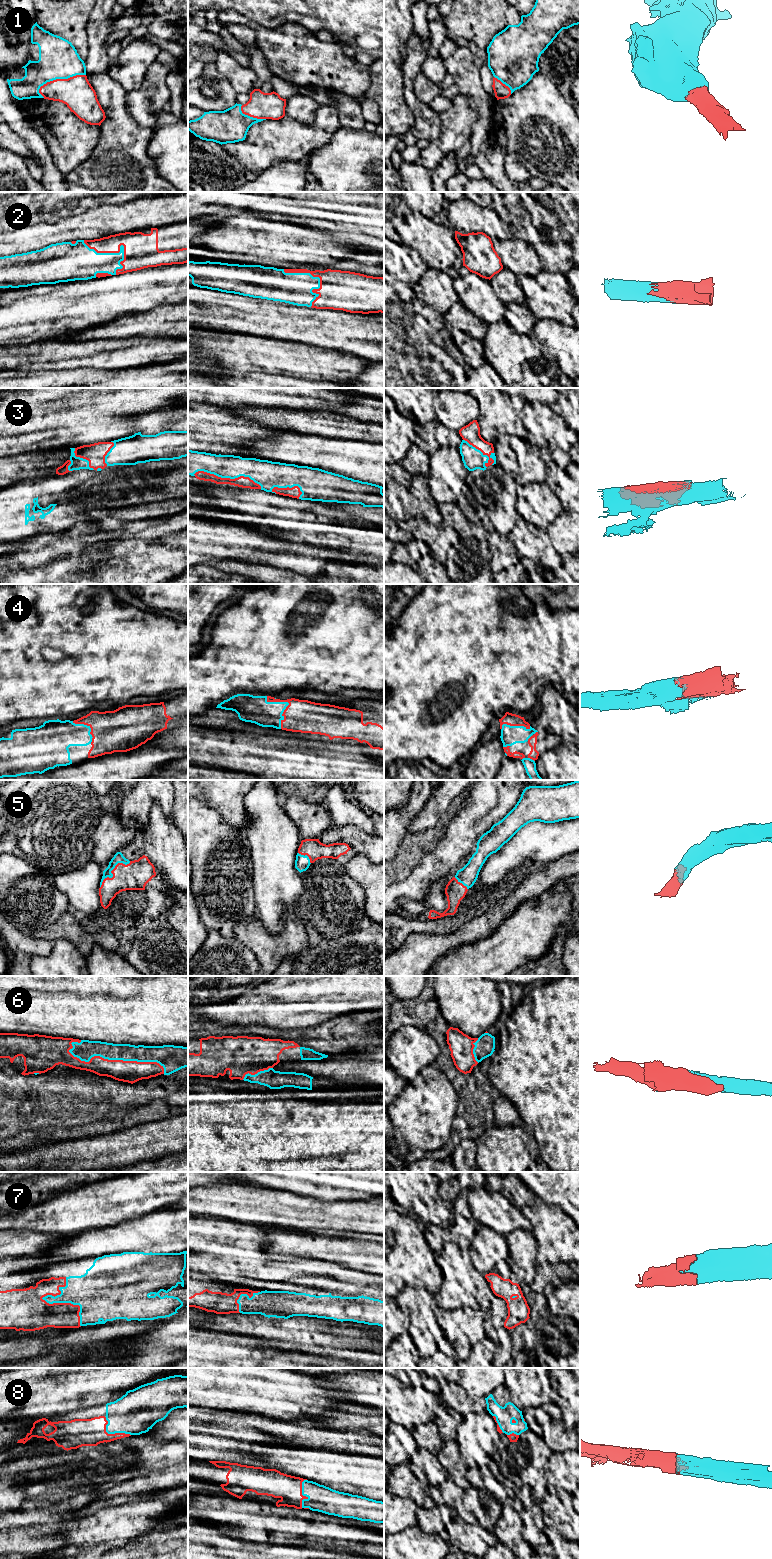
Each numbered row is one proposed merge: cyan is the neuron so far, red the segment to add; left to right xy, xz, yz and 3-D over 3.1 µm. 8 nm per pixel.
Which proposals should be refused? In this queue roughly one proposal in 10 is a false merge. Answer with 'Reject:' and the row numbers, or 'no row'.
Reject: no row

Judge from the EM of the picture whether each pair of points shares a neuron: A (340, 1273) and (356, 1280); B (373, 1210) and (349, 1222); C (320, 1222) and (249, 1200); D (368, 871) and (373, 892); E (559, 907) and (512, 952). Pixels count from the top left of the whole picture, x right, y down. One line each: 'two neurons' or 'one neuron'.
A: one neuron
B: one neuron
C: two neurons
D: one neuron
E: one neuron

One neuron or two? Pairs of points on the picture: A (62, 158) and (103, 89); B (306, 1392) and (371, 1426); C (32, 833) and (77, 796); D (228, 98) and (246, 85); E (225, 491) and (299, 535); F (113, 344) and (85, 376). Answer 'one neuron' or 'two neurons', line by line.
A: two neurons
B: two neurons
C: one neuron
D: two neurons
E: one neuron
F: two neurons

